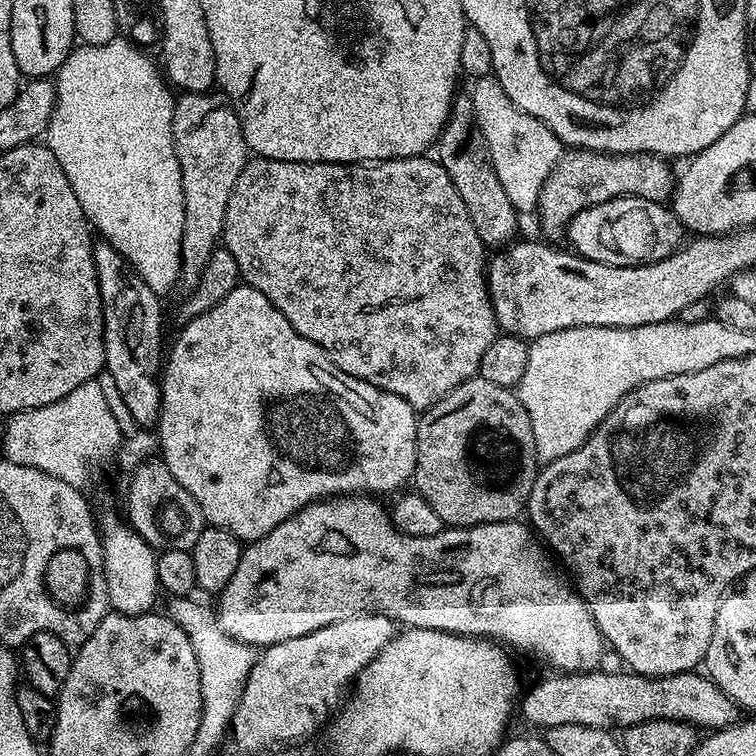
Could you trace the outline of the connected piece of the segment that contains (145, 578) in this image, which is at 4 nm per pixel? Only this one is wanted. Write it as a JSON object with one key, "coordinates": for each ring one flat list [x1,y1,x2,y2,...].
{"coordinates":[[108,512,104,517,99,517,98,531,104,555,109,605,127,616,153,611,155,604,152,603,156,600,156,592,158,593,157,553,132,529,121,513,119,516,116,512]]}

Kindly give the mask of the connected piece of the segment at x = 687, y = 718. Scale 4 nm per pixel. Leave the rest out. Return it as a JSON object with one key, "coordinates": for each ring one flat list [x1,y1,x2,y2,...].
{"coordinates":[[593,670,591,672,566,672,563,674,548,674,545,680,540,680,528,693,523,693,522,699,518,704,518,712,524,715,524,720,528,724,533,724,533,729,547,730,554,726,594,726,595,728,606,728,609,730,623,730,637,724,638,722,646,722,647,720,681,720,684,724,690,724,697,729,703,730,719,730,727,728,729,724,737,723,741,719,742,709,739,704,732,701,731,698,724,693,714,681,709,680,707,675,701,674,699,671,683,672,682,674,674,674,673,676,638,676,631,671,623,670,624,672,604,672,605,670]]}

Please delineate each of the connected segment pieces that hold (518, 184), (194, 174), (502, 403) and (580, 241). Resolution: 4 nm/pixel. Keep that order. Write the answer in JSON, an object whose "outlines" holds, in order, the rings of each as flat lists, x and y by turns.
{"outlines":[[[495,75,472,80,470,86,476,125,486,142,490,162,494,166,494,174,498,174,498,182,502,182,502,190,506,190,517,213,535,213,540,203,542,186,562,155,559,138,545,124,538,122,538,118,526,114,526,110,518,110,518,106,506,98,506,90,502,90]],[[219,90,206,92,184,92,175,97,172,106,172,145,182,170,182,194,184,195,184,229,182,230,182,250,180,251,179,283,191,290,198,282,210,254,221,243,226,222,226,206,230,194,234,194,234,182,242,174,250,159,250,149,244,140,244,131,238,114,228,97]],[[475,376,467,379,461,386,456,387,446,398,440,399,434,406,425,409,423,414,417,419,416,460,412,484,415,491,426,498,426,502,429,502,430,506,437,511,438,516,442,518,447,527,458,527,466,530,475,528,480,524,517,519,527,507,529,492,533,488,537,471,538,461,534,450,533,428,530,426,529,415,526,414,519,395,513,389,498,386,498,384,493,384,493,382,489,382,482,377]],[[613,196,611,200,590,206,572,218,566,229,566,240,577,256,585,256,587,260,602,262,606,266,633,268,643,264,662,262,666,257,681,247,680,232,682,225,672,213,667,203,659,200,648,200,644,196]]]}

